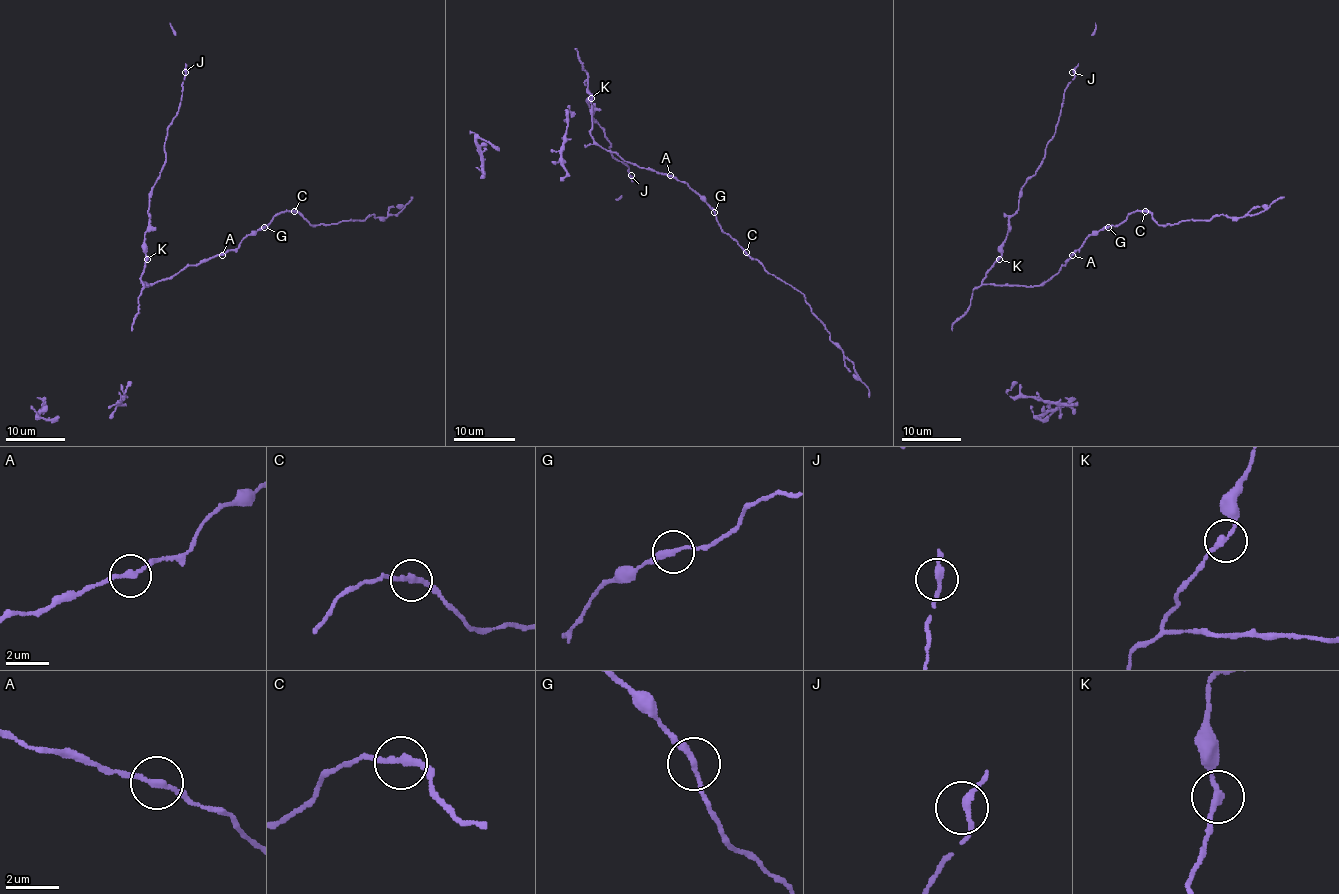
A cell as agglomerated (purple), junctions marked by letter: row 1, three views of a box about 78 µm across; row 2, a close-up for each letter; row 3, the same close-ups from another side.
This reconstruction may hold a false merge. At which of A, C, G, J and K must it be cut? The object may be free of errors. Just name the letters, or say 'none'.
none

